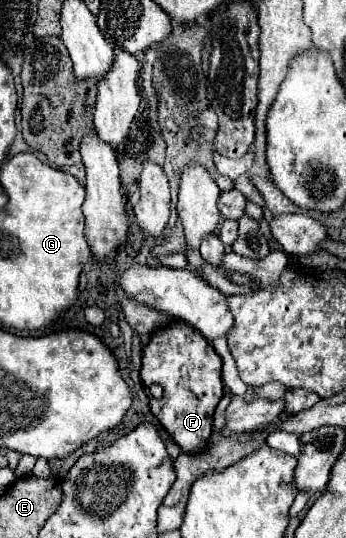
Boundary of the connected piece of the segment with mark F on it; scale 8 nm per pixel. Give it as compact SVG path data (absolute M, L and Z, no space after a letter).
M181 321L155 331L143 349L141 381L149 395L151 413L183 453L201 451L203 445L209 445L213 435L213 413L223 397L223 379L221 357L203 335L197 335L197 331Z

